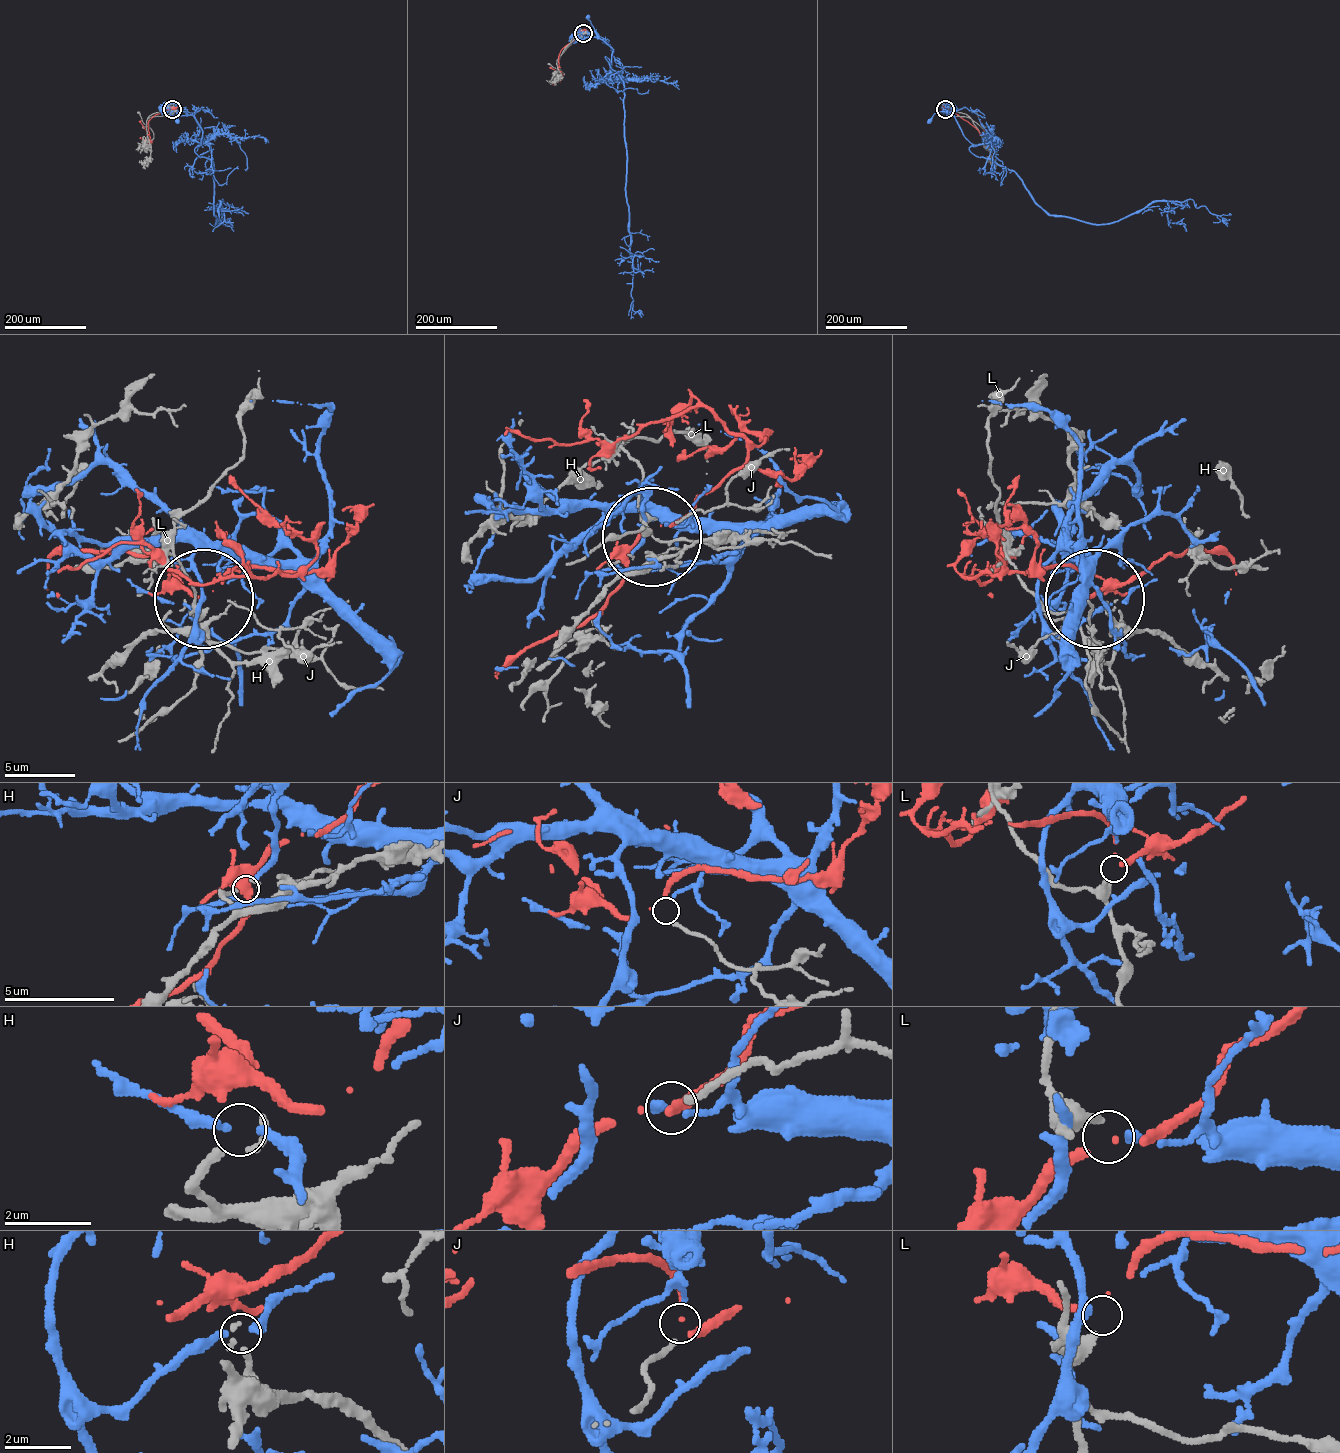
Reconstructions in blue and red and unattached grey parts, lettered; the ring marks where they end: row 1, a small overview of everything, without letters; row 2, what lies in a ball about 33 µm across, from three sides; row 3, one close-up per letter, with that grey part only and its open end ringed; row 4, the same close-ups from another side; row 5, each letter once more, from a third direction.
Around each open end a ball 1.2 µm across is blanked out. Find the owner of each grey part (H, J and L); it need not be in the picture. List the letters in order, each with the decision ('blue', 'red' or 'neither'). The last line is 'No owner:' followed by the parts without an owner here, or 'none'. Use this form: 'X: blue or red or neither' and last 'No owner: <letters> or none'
H: neither
J: red
L: neither
No owner: H, L

